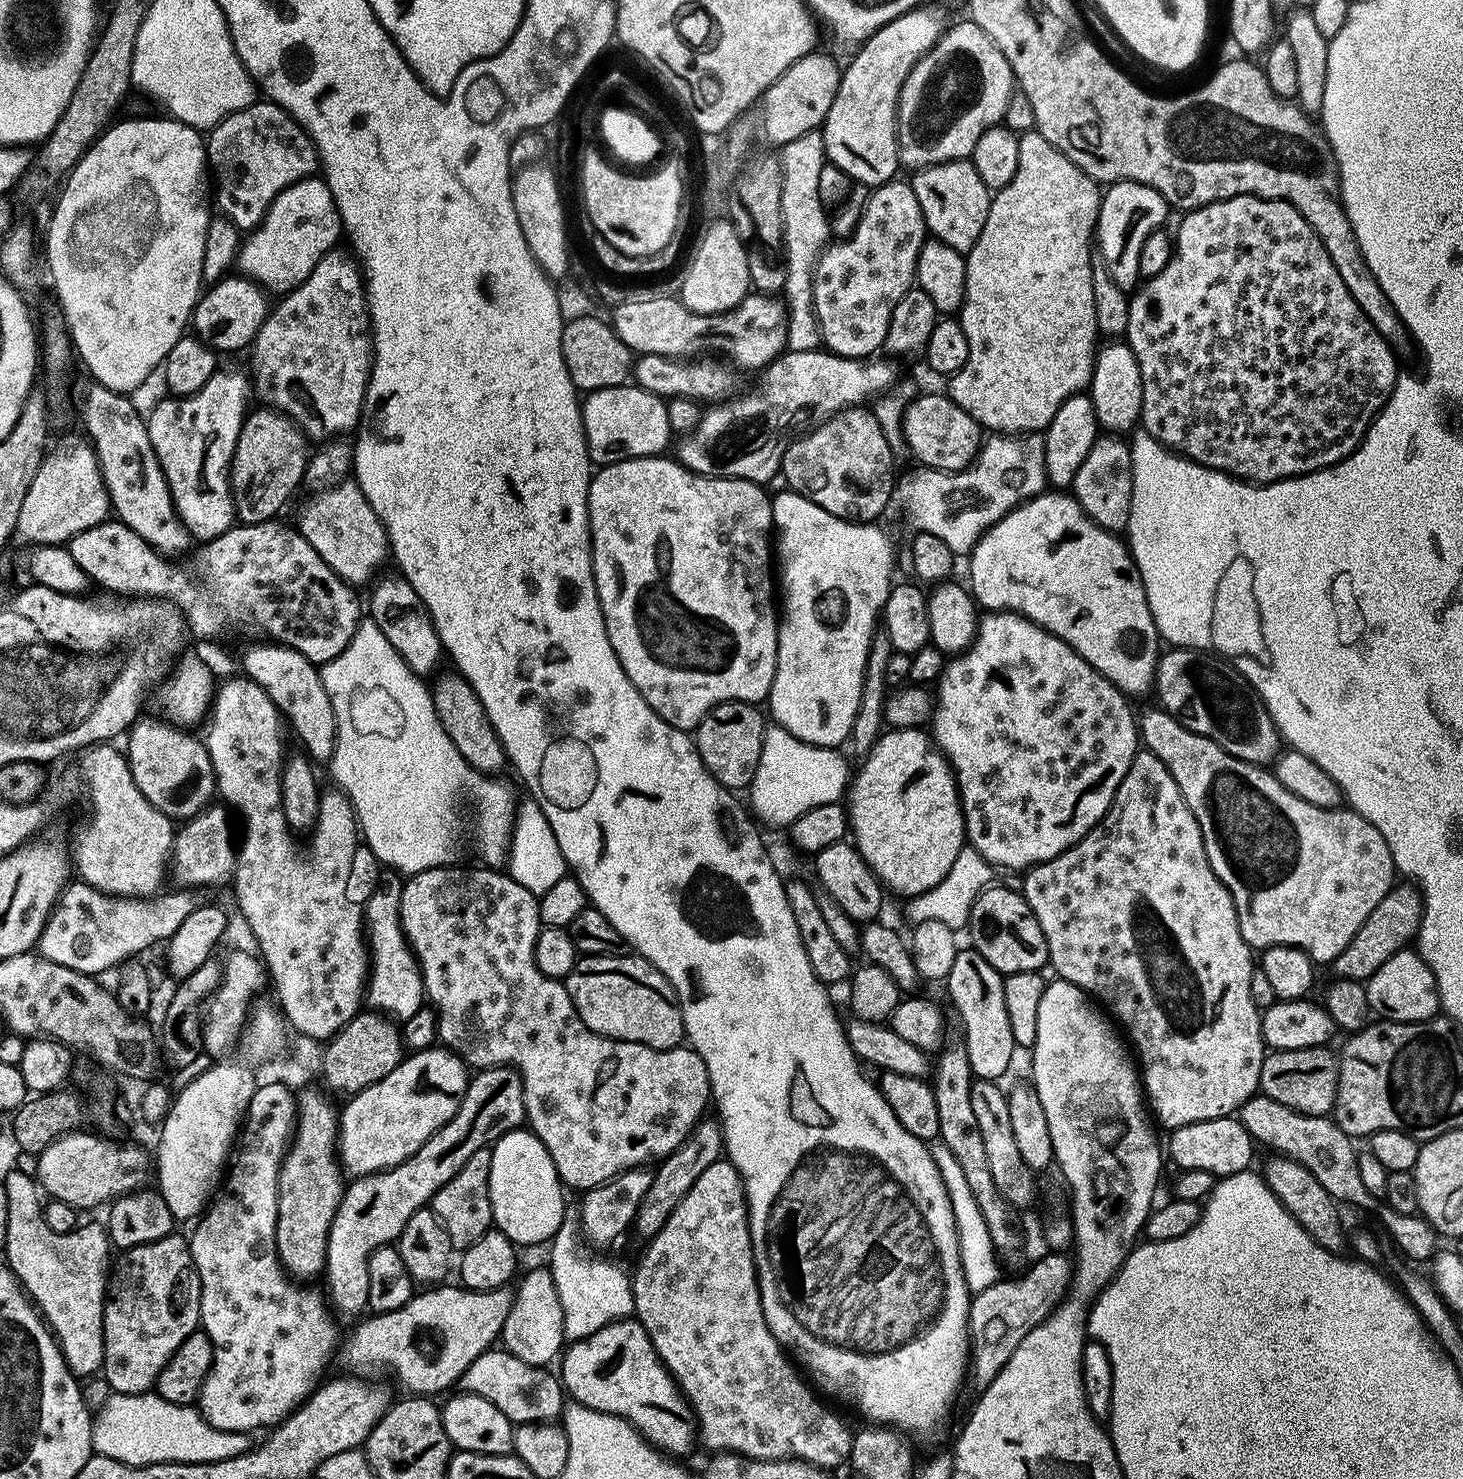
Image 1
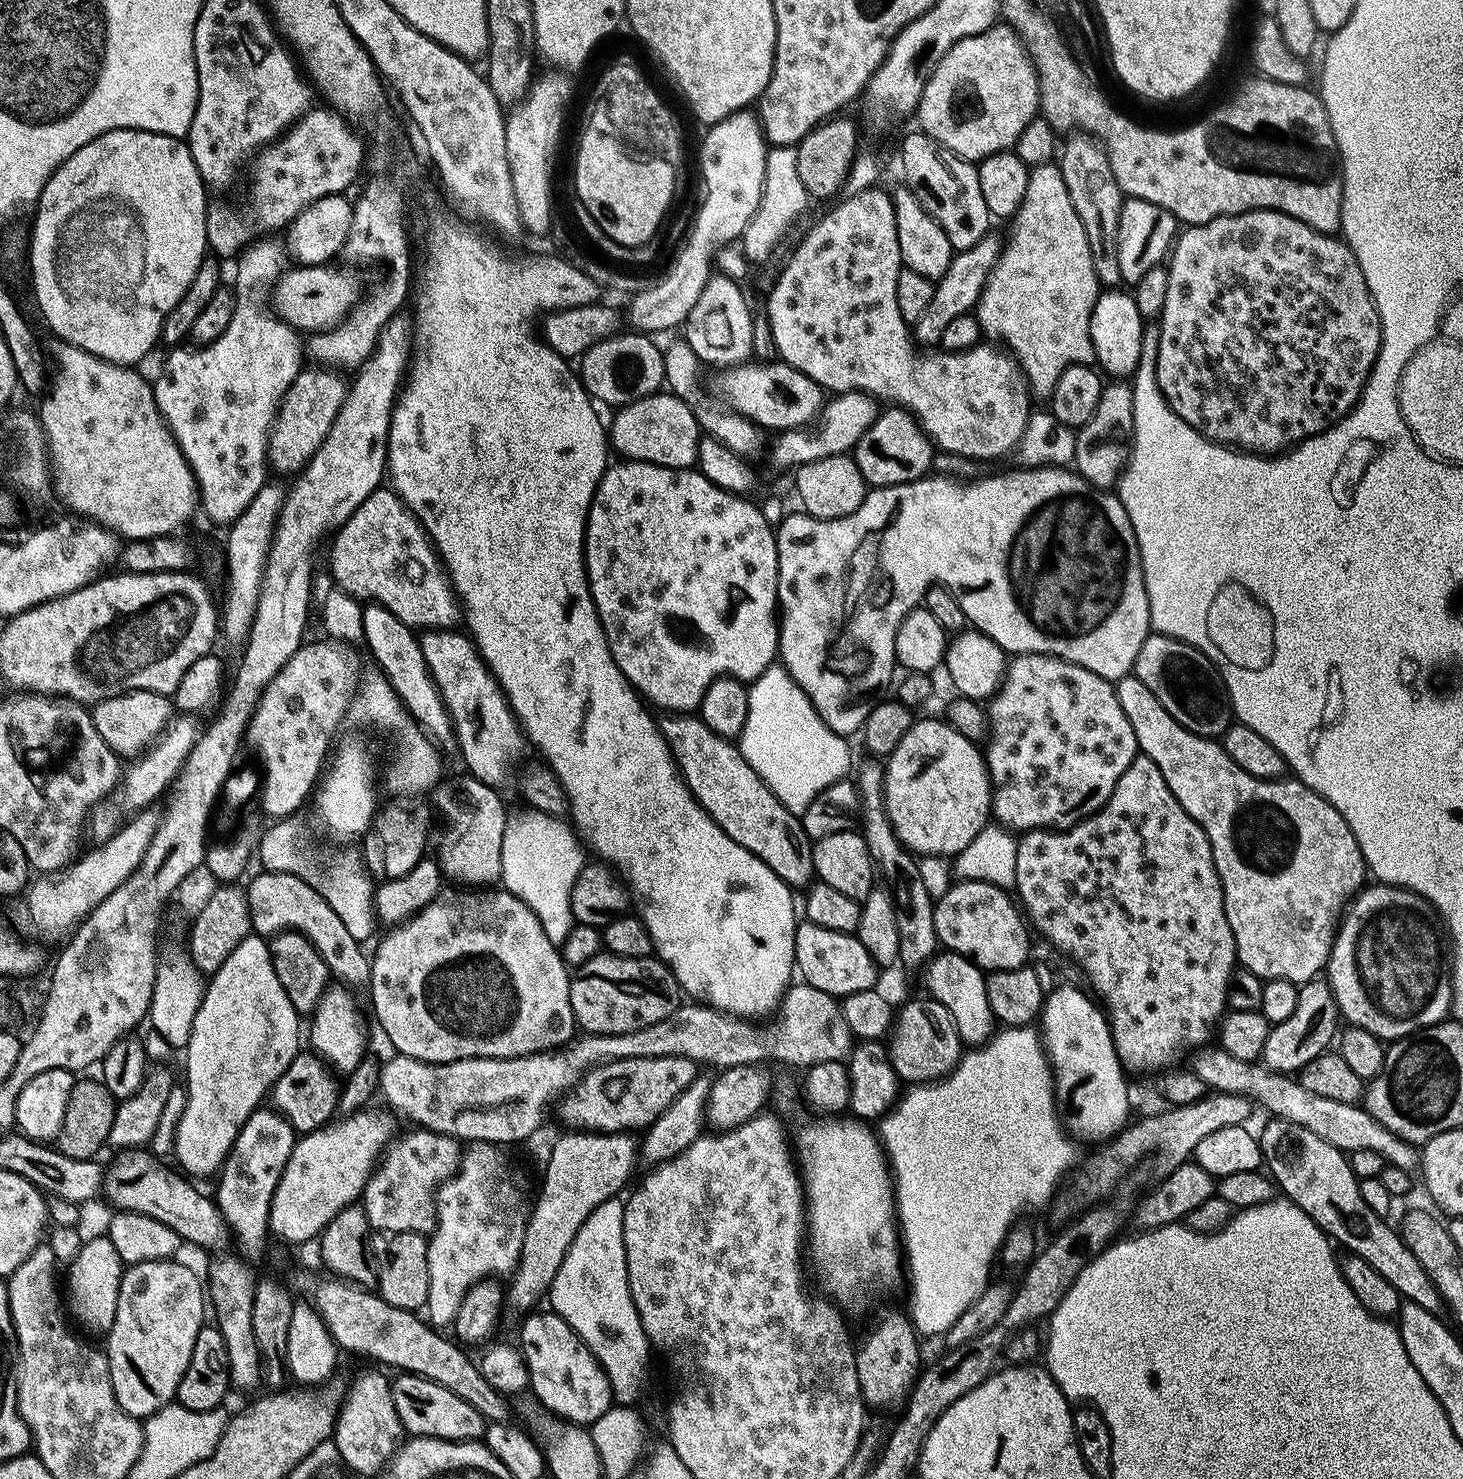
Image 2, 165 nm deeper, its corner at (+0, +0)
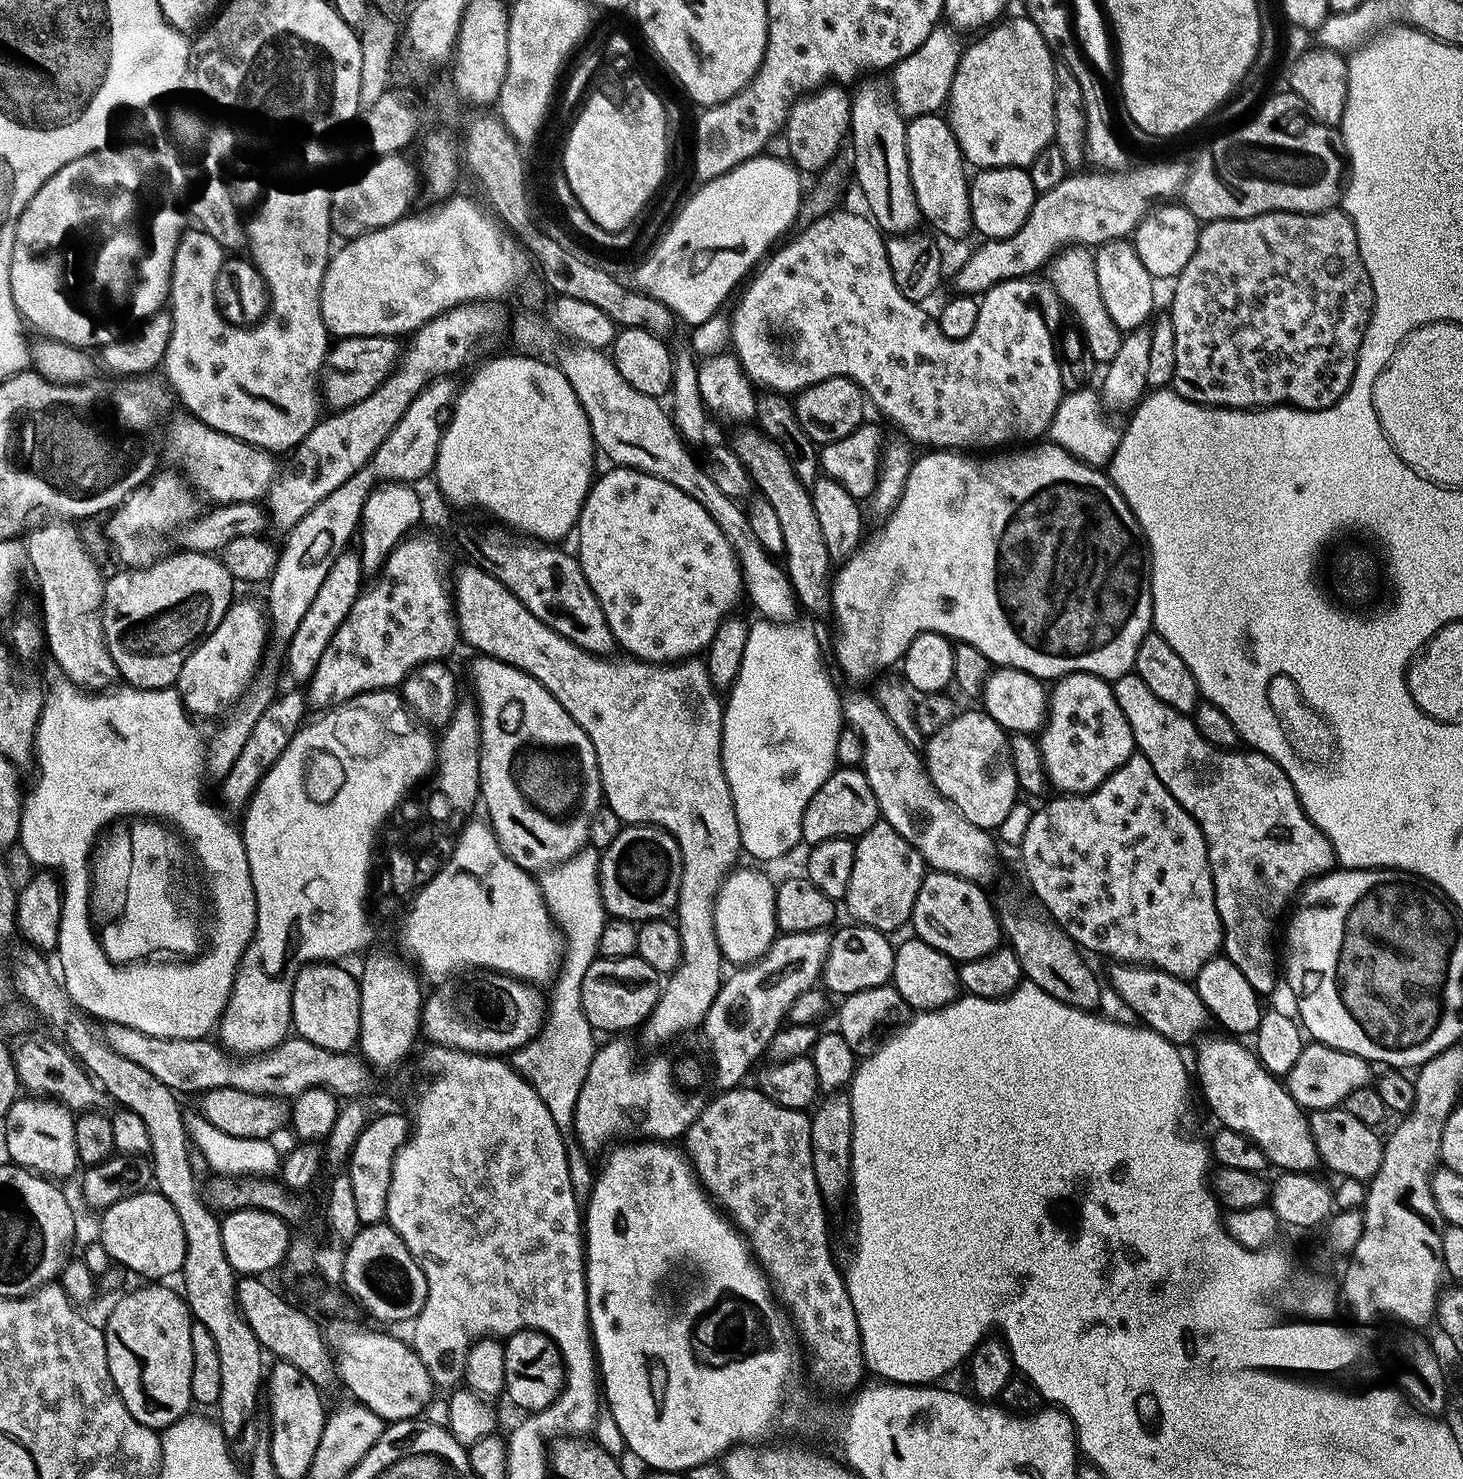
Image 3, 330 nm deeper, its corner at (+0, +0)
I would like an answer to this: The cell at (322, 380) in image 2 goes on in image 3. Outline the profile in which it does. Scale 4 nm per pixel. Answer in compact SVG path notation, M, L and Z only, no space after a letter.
M346 336L337 339L328 349L328 358L318 381L320 394L325 405L332 410L349 408L365 400L396 367L402 344L390 336Z

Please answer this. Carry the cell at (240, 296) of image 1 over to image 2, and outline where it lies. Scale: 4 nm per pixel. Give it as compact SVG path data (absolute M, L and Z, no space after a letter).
M305 264L285 270L272 285L270 303L273 312L304 334L323 332L325 328L333 328L340 323L352 311L358 292L356 280L350 273L332 267L328 264Z

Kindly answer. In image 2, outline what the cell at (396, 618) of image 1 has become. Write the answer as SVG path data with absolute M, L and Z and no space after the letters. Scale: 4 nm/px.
M424 630L418 637L429 674L451 716L455 747L464 755L465 769L486 784L500 786L508 776L508 767L526 748L526 737L500 683L463 631Z

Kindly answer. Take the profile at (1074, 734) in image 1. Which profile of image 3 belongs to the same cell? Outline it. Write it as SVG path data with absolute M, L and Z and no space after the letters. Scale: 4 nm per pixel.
M1071 672L1068 676L1059 677L1051 685L1048 697L1048 715L1046 723L1039 733L1038 743L1044 769L1048 771L1048 782L1060 794L1083 794L1092 792L1118 766L1122 766L1133 752L1137 751L1130 722L1122 714L1122 706L1114 698L1114 690L1109 681L1089 672Z

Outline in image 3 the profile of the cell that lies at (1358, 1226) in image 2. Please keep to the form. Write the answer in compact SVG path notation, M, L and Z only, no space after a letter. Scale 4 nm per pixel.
M1219 1034L1220 1036L1212 1036L1209 1040L1201 1039L1199 1041L1200 1049L1196 1052L1196 1072L1194 1068L1194 1076L1200 1079L1200 1088L1204 1091L1204 1098L1208 1102L1208 1108L1217 1116L1221 1121L1219 1122L1223 1127L1241 1132L1243 1136L1249 1136L1257 1146L1262 1150L1262 1154L1268 1160L1269 1165L1276 1170L1283 1170L1286 1172L1310 1172L1313 1171L1321 1163L1319 1152L1316 1149L1314 1138L1311 1136L1311 1127L1308 1125L1309 1117L1306 1115L1305 1109L1300 1107L1298 1102L1294 1102L1294 1098L1288 1093L1287 1087L1272 1073L1268 1072L1263 1066L1259 1058L1257 1058L1255 1051L1251 1047L1248 1048L1247 1043L1241 1042L1239 1039L1233 1038L1228 1034Z

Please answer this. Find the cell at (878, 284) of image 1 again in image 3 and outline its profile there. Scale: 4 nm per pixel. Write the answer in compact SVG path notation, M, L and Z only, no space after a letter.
M833 210L827 216L815 217L809 223L812 225L801 236L794 237L789 244L781 243L767 257L763 267L747 281L748 289L741 294L736 309L733 310L732 316L730 315L730 337L732 336L733 349L731 348L731 351L740 361L744 373L753 385L770 392L798 394L802 389L814 386L826 378L845 376L853 380L864 391L871 407L873 404L886 419L893 420L905 432L901 433L913 445L928 444L924 446L932 450L976 450L972 448L1000 450L1005 446L1015 445L1012 444L1015 440L1024 440L1020 442L1039 441L1047 433L1050 422L1060 405L1060 400L1066 395L1062 386L1062 374L1058 370L1054 331L1052 332L1051 326L1048 325L1048 320L1059 318L1060 312L1062 313L1062 305L1060 296L1053 290L1047 279L1017 276L1015 280L995 284L993 288L983 293L978 310L978 322L974 326L974 331L966 334L966 338L961 340L951 340L946 338L946 334L942 334L939 319L933 313L931 316L926 310L927 307L914 303L910 298L906 298L906 294L902 294L902 290L898 290L898 286L894 282L894 274L890 274L890 262L886 258L885 233L881 232L867 215L864 217L859 216L856 212L840 211Z

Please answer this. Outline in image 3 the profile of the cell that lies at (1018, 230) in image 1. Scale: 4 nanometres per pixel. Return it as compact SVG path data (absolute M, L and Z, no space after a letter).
M1084 246L1065 248L1063 252L1056 253L1047 265L1046 279L1060 296L1061 305L1065 309L1072 308L1073 314L1076 315L1075 323L1087 342L1088 349L1092 351L1097 365L1106 366L1110 358L1118 354L1122 329L1114 322L1114 318L1110 318L1106 302L1102 302L1102 290L1098 290L1095 255Z

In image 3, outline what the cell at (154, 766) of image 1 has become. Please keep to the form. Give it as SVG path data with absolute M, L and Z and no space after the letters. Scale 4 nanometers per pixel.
M50 520L50 523L36 529L26 541L30 554L32 574L40 582L42 600L42 632L53 660L60 666L61 675L87 692L101 692L111 689L119 679L116 663L110 658L105 644L104 627L101 622L101 608L104 601L106 578L93 556L88 552L79 532L66 520Z

